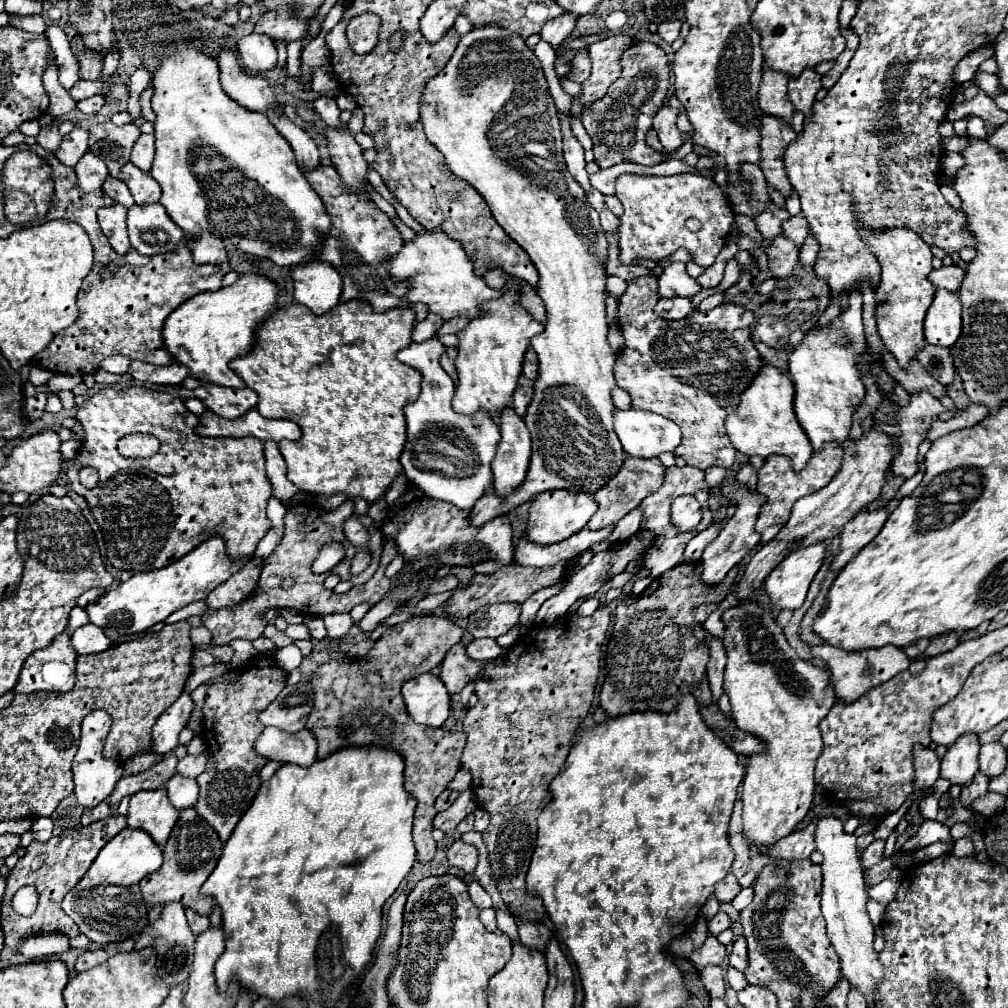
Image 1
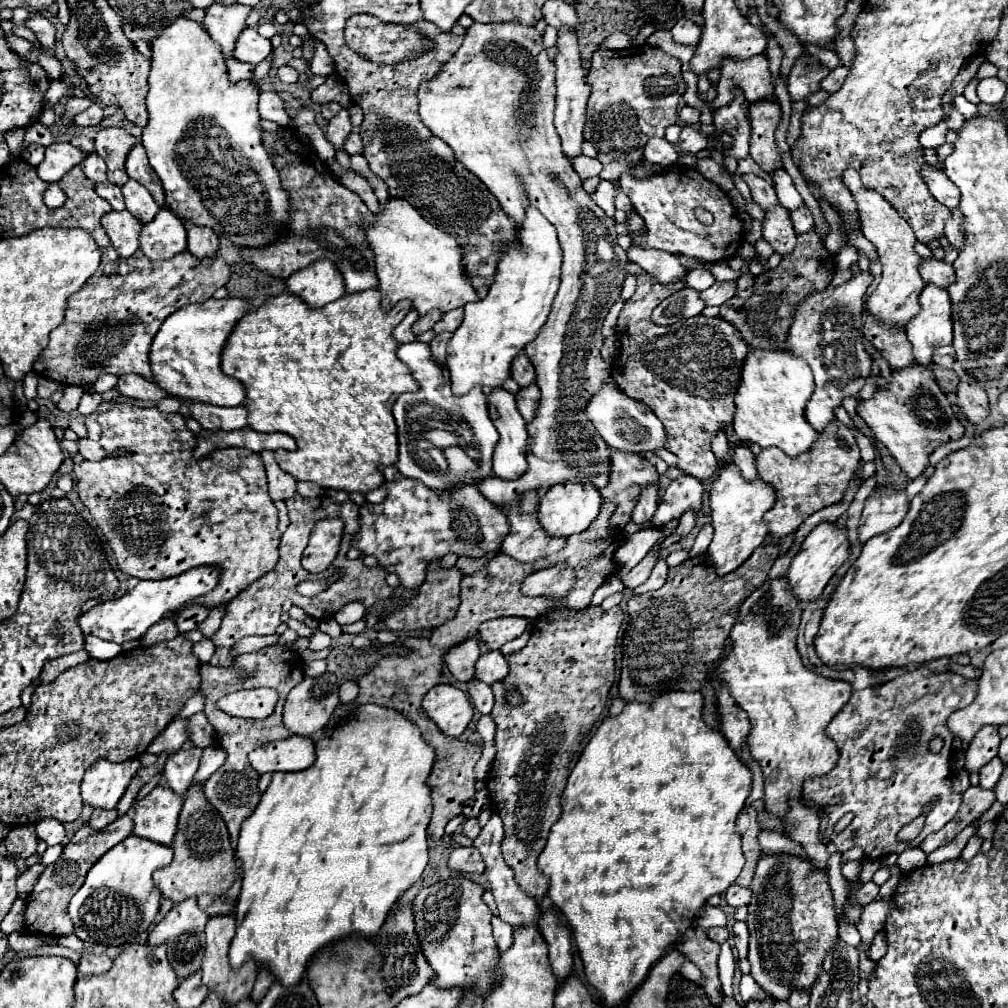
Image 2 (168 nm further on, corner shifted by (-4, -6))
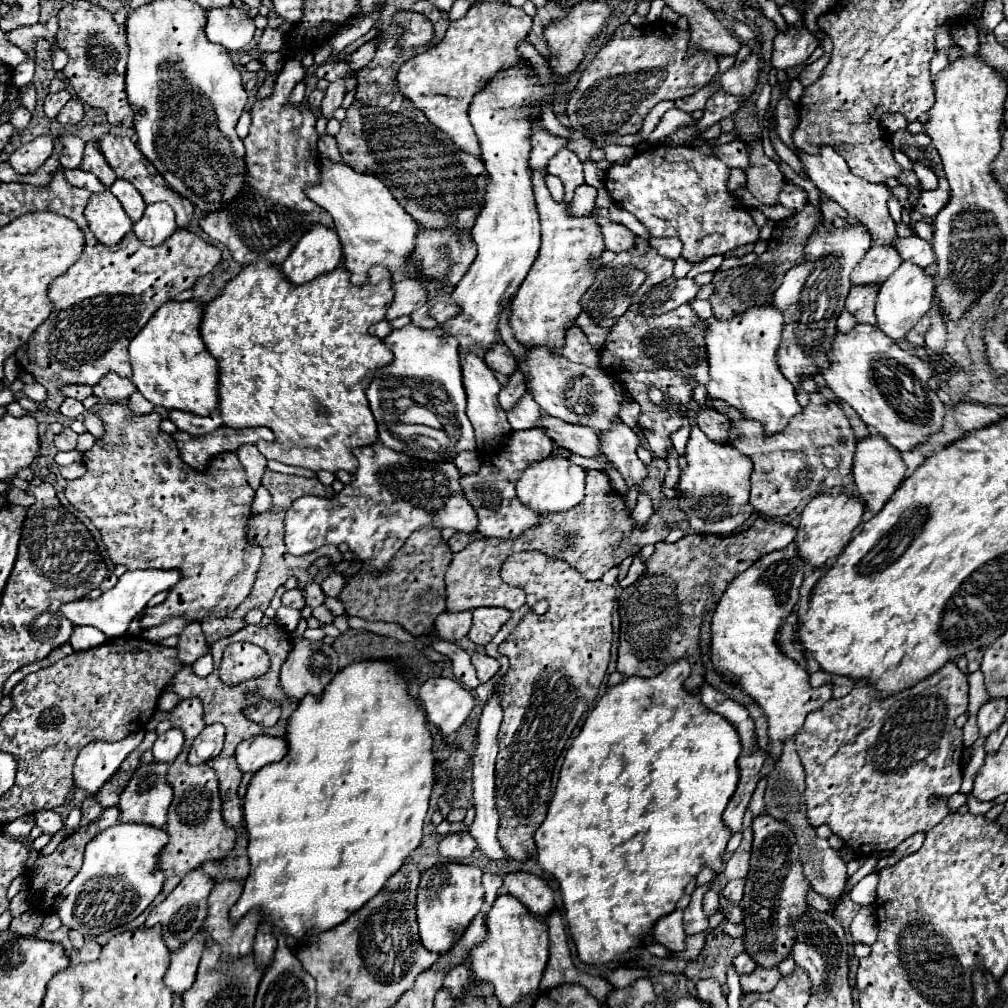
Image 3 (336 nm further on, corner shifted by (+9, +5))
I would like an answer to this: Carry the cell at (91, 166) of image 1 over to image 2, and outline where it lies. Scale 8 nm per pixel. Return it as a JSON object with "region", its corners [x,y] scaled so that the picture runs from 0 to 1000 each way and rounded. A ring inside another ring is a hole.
{"region":[[[88,152],[86,158],[82,158],[80,168],[82,168],[82,172],[84,172],[92,182],[106,180],[106,174],[104,174],[104,168],[106,168],[106,166],[104,166],[102,158],[100,158],[96,152]]]}

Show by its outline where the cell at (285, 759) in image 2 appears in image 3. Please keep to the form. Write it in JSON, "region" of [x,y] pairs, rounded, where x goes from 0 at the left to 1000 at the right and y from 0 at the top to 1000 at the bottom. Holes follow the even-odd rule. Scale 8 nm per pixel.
{"region":[[[252,730],[240,734],[234,740],[234,756],[240,766],[256,766],[260,760],[278,756],[286,746],[286,738],[280,730]]]}

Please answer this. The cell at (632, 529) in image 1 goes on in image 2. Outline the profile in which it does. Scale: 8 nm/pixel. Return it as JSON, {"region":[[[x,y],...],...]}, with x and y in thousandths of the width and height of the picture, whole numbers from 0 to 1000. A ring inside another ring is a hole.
{"region":[[[652,481],[636,483],[634,499],[628,505],[628,517],[630,519],[638,519],[638,517],[646,515],[650,505],[652,505],[652,497],[654,497],[654,483]]]}

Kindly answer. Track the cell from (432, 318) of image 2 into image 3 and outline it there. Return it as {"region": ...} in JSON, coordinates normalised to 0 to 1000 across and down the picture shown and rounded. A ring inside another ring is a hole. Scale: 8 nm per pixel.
{"region":[[[401,276],[391,282],[391,298],[385,306],[383,317],[391,317],[395,313],[409,312],[411,308],[415,308],[423,300],[425,300],[425,288],[419,284],[419,280]]]}

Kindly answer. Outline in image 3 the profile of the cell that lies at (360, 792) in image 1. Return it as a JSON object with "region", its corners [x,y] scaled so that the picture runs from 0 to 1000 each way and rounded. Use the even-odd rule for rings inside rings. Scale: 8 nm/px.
{"region":[[[361,655],[349,657],[343,661],[331,675],[323,681],[319,694],[300,694],[296,704],[290,708],[284,736],[288,740],[286,748],[276,758],[264,758],[260,764],[252,768],[246,778],[246,786],[242,790],[242,817],[246,825],[246,853],[248,853],[248,867],[242,875],[242,883],[236,895],[228,903],[228,913],[236,915],[244,905],[258,903],[260,915],[270,919],[272,929],[284,931],[308,931],[313,925],[321,925],[323,921],[331,921],[339,913],[343,913],[349,905],[357,903],[367,891],[371,891],[383,877],[387,869],[391,869],[409,843],[415,841],[419,833],[419,819],[425,804],[425,794],[431,780],[431,750],[429,750],[429,726],[423,720],[423,708],[415,700],[415,694],[405,688],[405,679],[395,671],[395,663],[385,657],[377,655]]]}

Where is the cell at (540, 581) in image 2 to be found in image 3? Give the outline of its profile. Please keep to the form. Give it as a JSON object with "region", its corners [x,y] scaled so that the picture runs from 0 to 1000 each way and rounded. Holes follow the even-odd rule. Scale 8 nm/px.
{"region":[[[512,548],[498,560],[498,575],[506,581],[514,581],[522,587],[522,599],[528,603],[534,595],[544,597],[542,609],[522,607],[518,617],[510,627],[496,639],[494,647],[506,655],[498,677],[494,677],[492,687],[498,690],[496,700],[500,706],[496,726],[494,726],[494,752],[492,752],[492,802],[496,808],[494,835],[508,853],[530,851],[530,825],[540,815],[544,794],[546,794],[546,774],[550,758],[560,744],[562,728],[565,732],[569,720],[583,706],[593,690],[593,683],[601,669],[605,657],[607,641],[607,601],[611,595],[609,581],[599,581],[597,577],[583,577],[556,554],[542,552],[538,548]]]}

